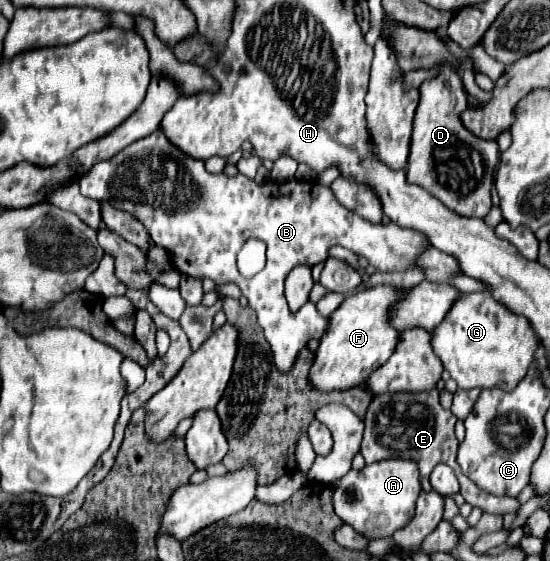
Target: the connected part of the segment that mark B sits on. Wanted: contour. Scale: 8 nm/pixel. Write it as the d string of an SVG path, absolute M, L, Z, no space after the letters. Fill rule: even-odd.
M163 130L133 142L111 160L97 162L79 180L79 186L83 196L97 202L109 202L111 206L133 214L147 232L153 228L155 236L157 232L161 236L161 232L167 230L167 246L163 248L169 252L173 268L179 274L209 278L217 286L235 282L249 300L249 306L257 310L259 326L263 328L275 366L281 374L287 374L309 340L321 340L329 326L329 318L321 316L311 302L297 312L289 310L283 282L293 266L315 266L329 258L329 248L343 246L357 256L365 256L369 264L381 272L401 272L413 268L415 258L427 246L425 236L413 234L413 230L393 222L371 224L363 220L341 206L331 188L317 182L291 180L277 184L269 180L257 184L243 174L235 178L229 178L223 172L211 174L203 160L181 154L181 150L165 138ZM249 238L259 238L267 244L267 266L263 268L263 274L245 280L237 272L235 258Z

